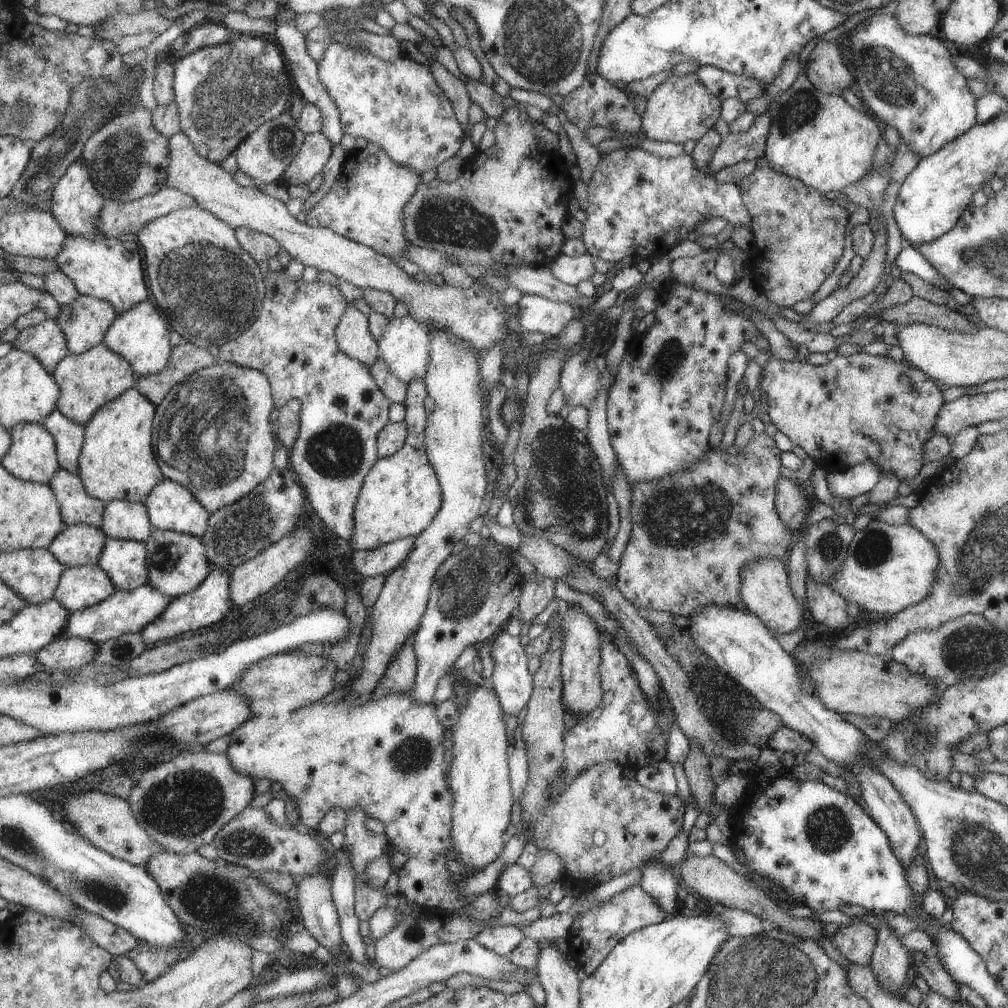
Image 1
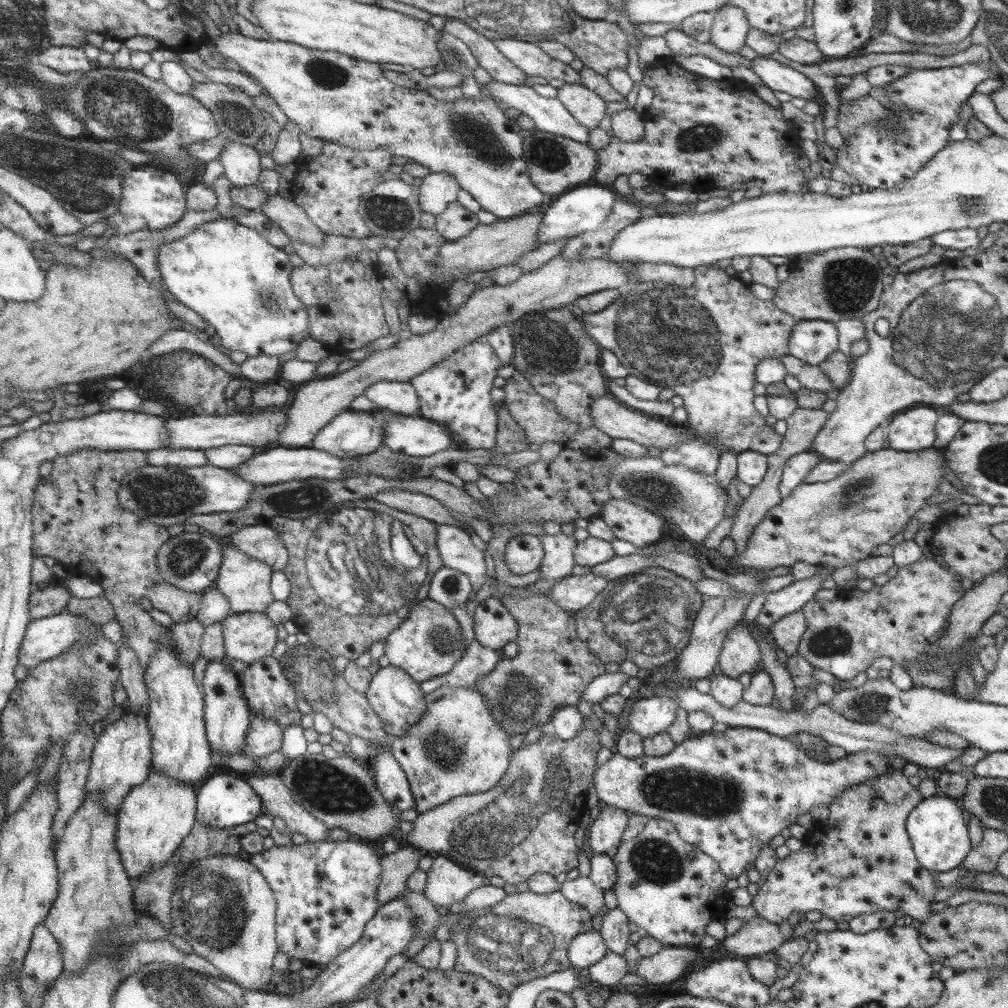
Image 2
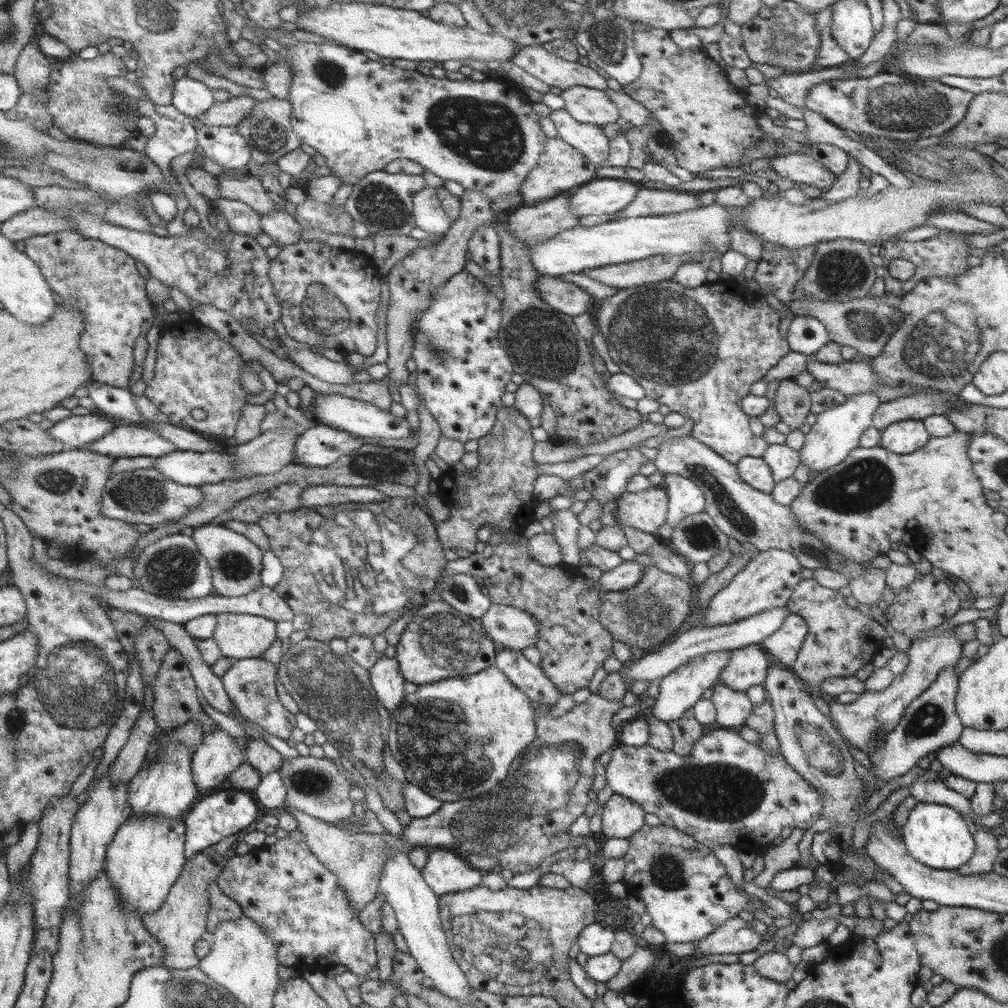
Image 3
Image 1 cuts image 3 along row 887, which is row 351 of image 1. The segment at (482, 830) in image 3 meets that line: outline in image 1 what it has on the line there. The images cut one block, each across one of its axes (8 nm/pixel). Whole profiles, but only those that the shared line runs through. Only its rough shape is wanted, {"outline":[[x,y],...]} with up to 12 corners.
{"outline":[[349,303],[339,348],[369,368],[380,357],[368,316]]}

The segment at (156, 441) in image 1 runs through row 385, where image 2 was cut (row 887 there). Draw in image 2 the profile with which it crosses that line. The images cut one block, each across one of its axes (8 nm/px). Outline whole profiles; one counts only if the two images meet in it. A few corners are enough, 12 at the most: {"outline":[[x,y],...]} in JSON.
{"outline":[[216,854],[182,874],[172,936],[267,990],[276,898],[254,863]]}

